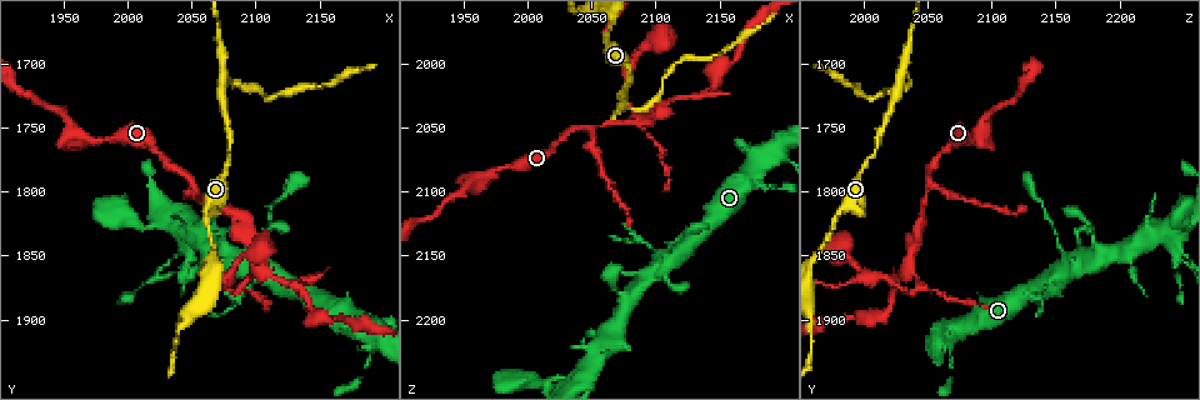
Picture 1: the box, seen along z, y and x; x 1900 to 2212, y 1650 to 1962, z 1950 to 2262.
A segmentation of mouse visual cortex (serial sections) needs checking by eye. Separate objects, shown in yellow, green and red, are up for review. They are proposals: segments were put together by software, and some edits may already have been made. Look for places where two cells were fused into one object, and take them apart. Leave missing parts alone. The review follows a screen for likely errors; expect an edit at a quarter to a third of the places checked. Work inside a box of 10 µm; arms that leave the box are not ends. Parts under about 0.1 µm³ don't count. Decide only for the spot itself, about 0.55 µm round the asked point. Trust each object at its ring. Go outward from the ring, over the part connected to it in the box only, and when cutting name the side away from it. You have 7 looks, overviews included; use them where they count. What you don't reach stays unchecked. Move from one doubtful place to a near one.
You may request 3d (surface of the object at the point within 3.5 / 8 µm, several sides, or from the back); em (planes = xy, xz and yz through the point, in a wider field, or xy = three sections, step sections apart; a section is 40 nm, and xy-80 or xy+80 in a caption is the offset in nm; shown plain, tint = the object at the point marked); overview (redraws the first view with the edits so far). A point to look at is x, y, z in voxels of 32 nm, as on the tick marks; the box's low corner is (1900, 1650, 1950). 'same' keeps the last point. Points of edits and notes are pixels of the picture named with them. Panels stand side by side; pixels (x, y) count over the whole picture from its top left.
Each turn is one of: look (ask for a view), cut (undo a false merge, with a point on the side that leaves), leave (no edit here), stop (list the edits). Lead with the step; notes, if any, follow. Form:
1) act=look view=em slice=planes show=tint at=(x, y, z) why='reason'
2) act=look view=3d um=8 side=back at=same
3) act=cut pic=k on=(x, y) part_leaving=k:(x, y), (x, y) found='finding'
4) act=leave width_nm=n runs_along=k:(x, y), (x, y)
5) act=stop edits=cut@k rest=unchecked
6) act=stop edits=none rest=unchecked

act=look view=3d um=3.5 at=(2076, 1710, 2032) why='side arm on a straight run'

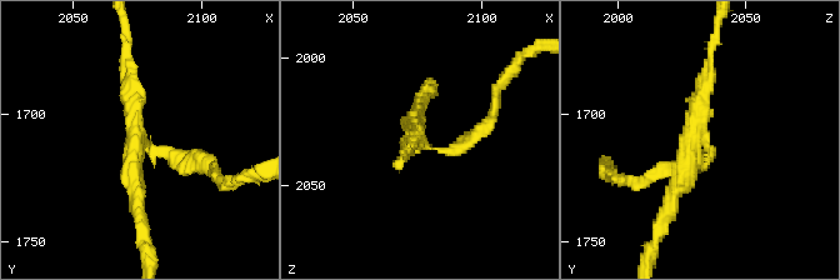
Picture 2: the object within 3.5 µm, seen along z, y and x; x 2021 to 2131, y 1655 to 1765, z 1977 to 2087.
act=look view=em slice=xy step=3 show=tint at=(2076, 1710, 2030) arms=3 arm_widths_nm=150,200,200 why='need the tissue'

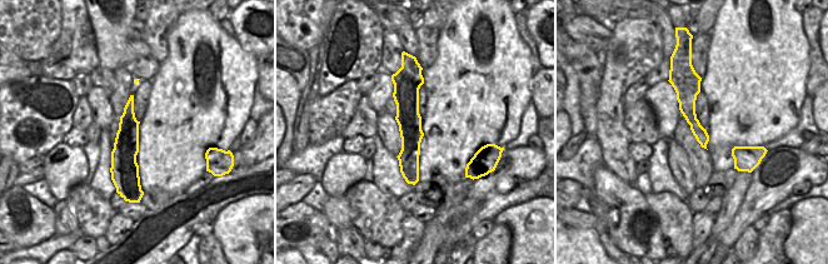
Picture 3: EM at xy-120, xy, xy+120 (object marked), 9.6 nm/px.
act=cut pic=2 on=(466, 138) found='two cells meet here'

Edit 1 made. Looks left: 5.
act=look view=3d um=3.5 at=(2046, 1842, 2242) why='two arms at a narrow angle'

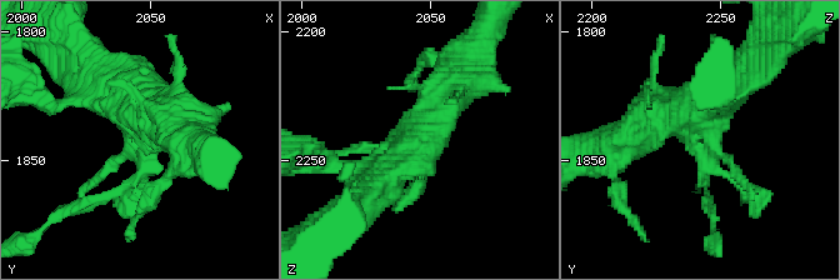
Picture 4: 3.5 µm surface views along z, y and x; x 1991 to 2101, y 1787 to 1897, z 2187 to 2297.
act=look view=em slice=xy step=5 show=plain at=(2045, 1840, 2242) why='shape alone is not enough'

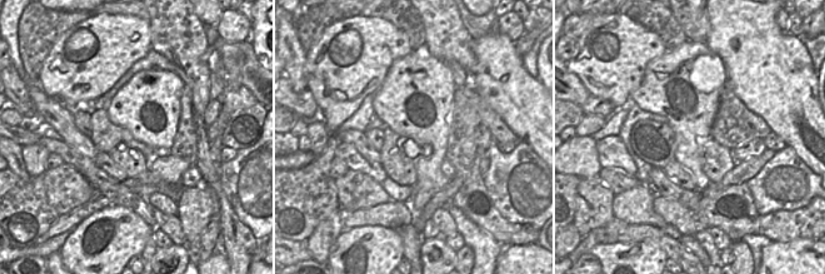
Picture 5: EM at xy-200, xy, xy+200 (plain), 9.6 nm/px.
act=look view=em slice=xy step=5 show=tint at=same

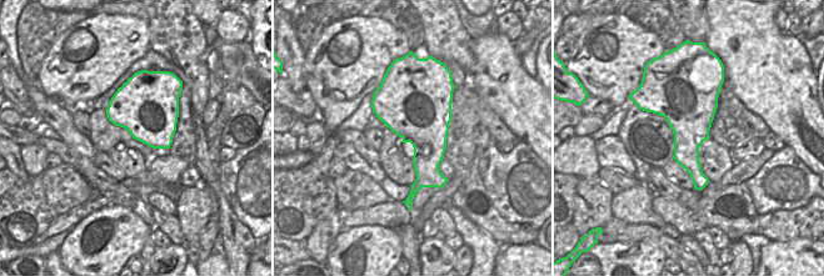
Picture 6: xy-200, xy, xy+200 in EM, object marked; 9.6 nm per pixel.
act=leave runs_along=4:(466, 65), (405, 155), (366, 174) found='one cell here'

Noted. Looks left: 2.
act=look view=3d um=8 at=(1976, 1758, 2086) why='thin neck'

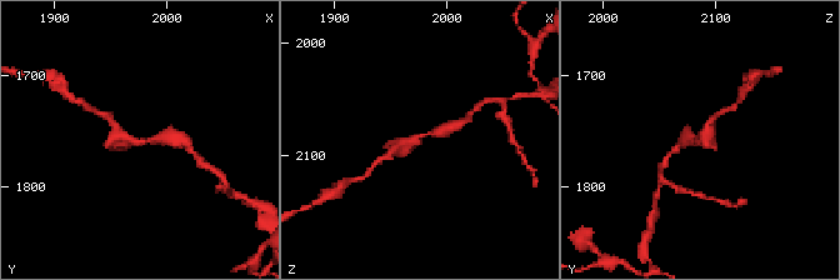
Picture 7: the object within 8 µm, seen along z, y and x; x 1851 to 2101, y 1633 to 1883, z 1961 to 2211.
act=look view=em slice=xy step=3 show=tint at=same why='shape alone is not enough'

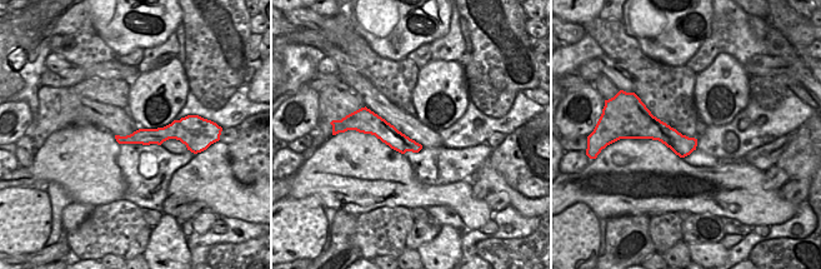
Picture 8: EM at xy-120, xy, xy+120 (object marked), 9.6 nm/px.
act=leave width_nm=190 runs_along=7:(454, 125), (395, 148) found='continuous, no second cell'

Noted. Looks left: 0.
act=stop edits=cut@2 rest=unchecked

